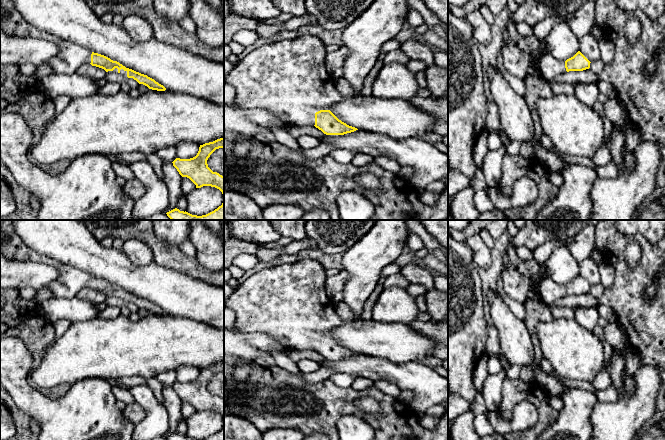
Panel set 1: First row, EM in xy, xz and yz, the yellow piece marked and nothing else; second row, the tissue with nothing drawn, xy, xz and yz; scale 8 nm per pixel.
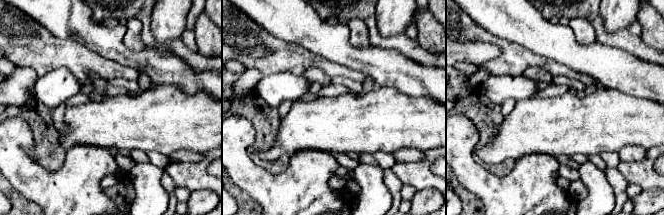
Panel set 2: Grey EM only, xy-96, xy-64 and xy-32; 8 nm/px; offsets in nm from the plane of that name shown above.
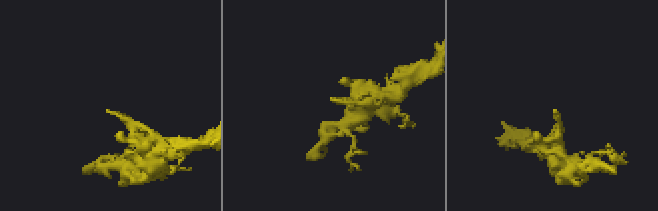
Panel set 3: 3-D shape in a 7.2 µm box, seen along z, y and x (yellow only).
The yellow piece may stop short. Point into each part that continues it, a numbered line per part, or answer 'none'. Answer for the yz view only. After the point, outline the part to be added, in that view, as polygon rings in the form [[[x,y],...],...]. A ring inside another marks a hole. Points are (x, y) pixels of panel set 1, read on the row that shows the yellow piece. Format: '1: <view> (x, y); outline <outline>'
1: yz (550, 67); outline [[[547,52],[540,60],[540,72],[541,77],[550,81],[555,76],[567,72],[565,61],[559,61]]]

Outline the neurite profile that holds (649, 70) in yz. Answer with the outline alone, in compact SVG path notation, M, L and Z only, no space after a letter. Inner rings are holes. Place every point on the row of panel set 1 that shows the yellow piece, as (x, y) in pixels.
M654 56L651 58L650 61L648 61L643 69L643 73L647 77L652 77L655 74L655 70L657 68L657 57Z

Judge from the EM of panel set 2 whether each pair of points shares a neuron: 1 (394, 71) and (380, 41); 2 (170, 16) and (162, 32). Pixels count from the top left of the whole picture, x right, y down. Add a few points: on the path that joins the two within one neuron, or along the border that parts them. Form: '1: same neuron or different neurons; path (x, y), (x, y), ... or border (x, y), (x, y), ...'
1: different neurons; border (370, 43), (376, 46), (396, 49), (404, 55)
2: same neuron; path (168, 20), (164, 28)

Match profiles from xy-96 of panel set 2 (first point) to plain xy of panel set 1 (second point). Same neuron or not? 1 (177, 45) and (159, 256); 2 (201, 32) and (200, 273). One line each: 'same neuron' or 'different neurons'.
1: same neuron
2: different neurons

